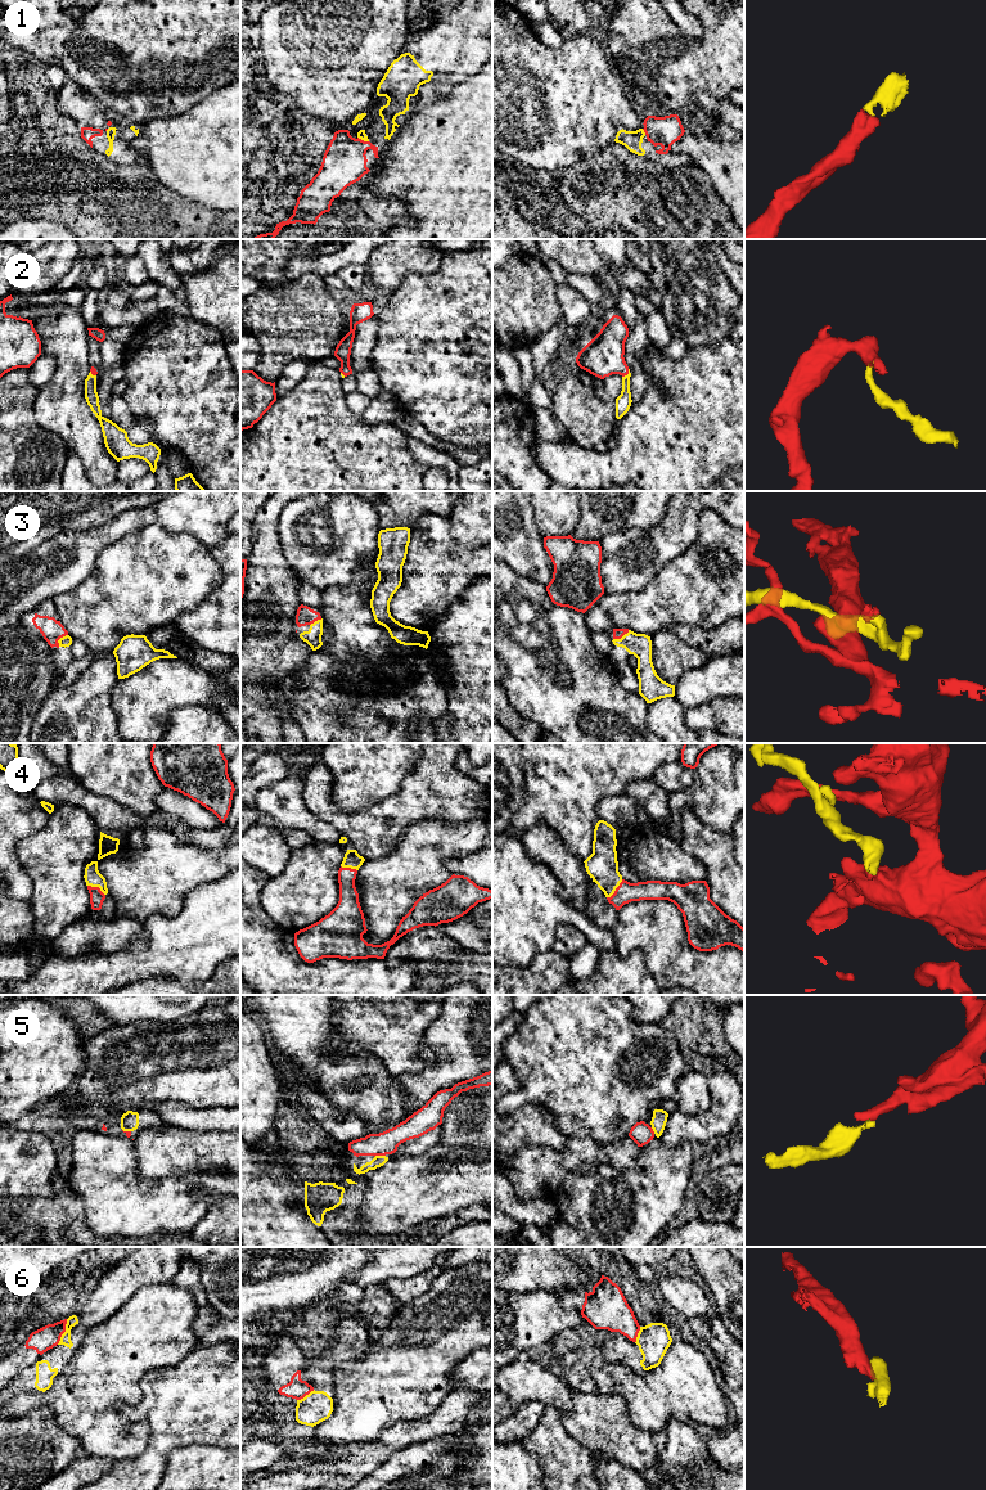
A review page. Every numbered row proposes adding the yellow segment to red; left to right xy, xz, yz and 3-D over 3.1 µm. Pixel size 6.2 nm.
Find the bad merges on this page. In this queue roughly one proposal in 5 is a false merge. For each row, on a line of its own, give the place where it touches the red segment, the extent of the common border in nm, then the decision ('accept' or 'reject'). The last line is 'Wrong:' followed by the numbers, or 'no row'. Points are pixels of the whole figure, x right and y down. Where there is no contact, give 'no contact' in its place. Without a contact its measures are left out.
1: meets red in yz at (644, 131); contact 50 nm long; accept
2: meets red in yz at (626, 374); contact 70 nm long; accept
3: meets red in yz at (621, 637); contact 120 nm long; accept
4: meets red in yz at (616, 890); contact 160 nm long; accept
5: meets red in xz at (379, 1155); contact 70 nm long; accept
6: meets red in xy at (64, 1331); contact 170 nm long; reject
Wrong: 6

